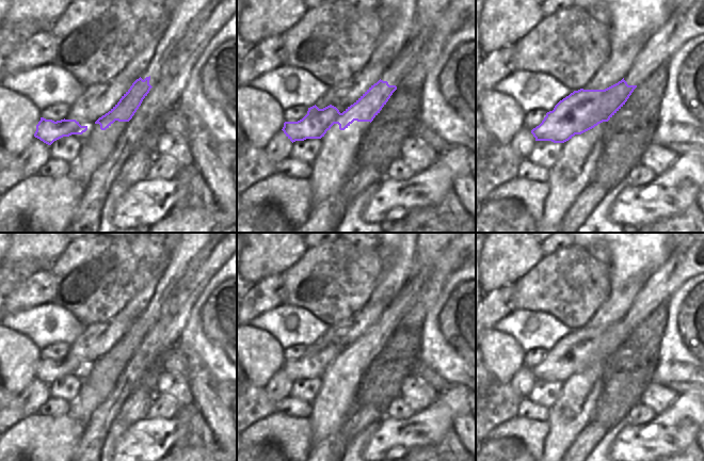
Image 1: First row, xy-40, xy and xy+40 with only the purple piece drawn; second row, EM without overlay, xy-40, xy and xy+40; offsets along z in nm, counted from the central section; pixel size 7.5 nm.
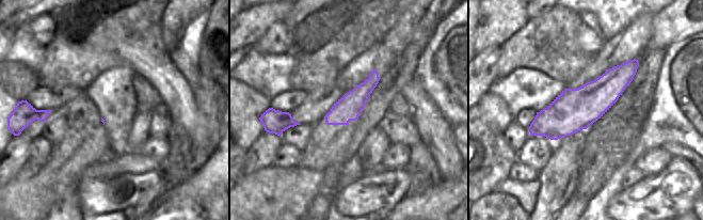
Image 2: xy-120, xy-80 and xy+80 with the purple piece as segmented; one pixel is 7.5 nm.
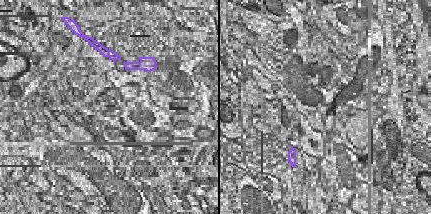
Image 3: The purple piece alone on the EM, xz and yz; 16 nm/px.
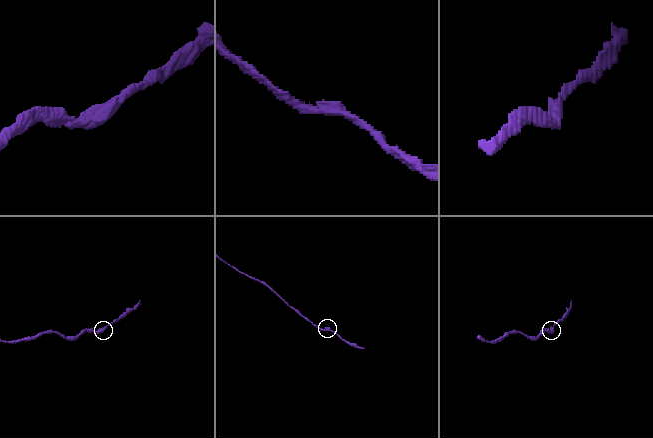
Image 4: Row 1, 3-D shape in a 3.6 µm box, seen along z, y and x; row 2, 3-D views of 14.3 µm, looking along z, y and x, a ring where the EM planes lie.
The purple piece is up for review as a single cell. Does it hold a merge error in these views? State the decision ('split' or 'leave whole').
split

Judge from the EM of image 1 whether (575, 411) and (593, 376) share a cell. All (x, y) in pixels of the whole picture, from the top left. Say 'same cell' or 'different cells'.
same cell

